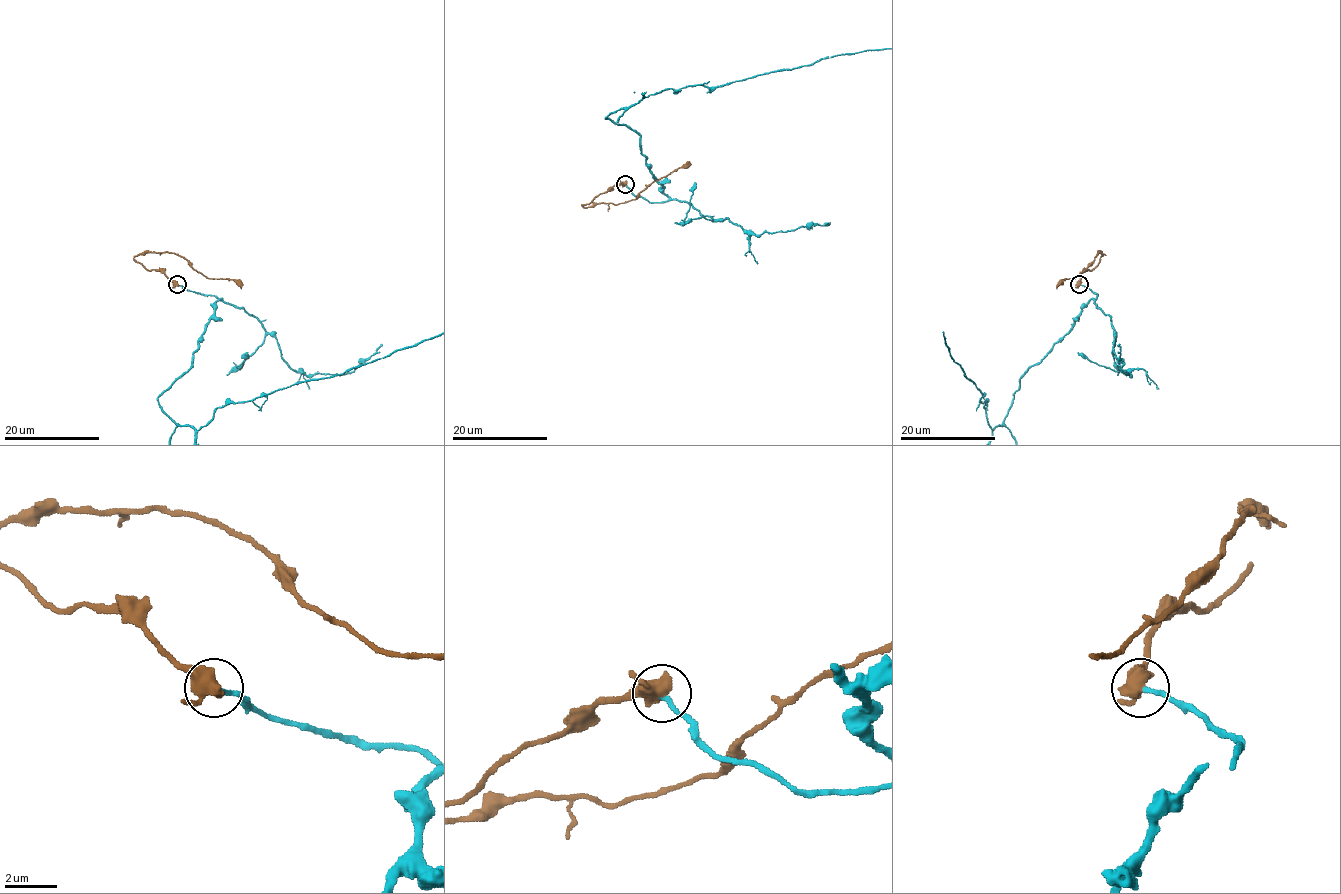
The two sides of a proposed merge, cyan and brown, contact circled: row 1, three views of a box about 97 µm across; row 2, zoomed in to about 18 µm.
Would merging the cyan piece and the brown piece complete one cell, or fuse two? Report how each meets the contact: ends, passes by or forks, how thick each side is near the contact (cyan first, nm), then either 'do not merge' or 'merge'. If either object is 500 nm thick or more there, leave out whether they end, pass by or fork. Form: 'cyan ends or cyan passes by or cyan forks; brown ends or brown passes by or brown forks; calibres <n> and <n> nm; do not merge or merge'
calibres 150 and 550 nm; merge

